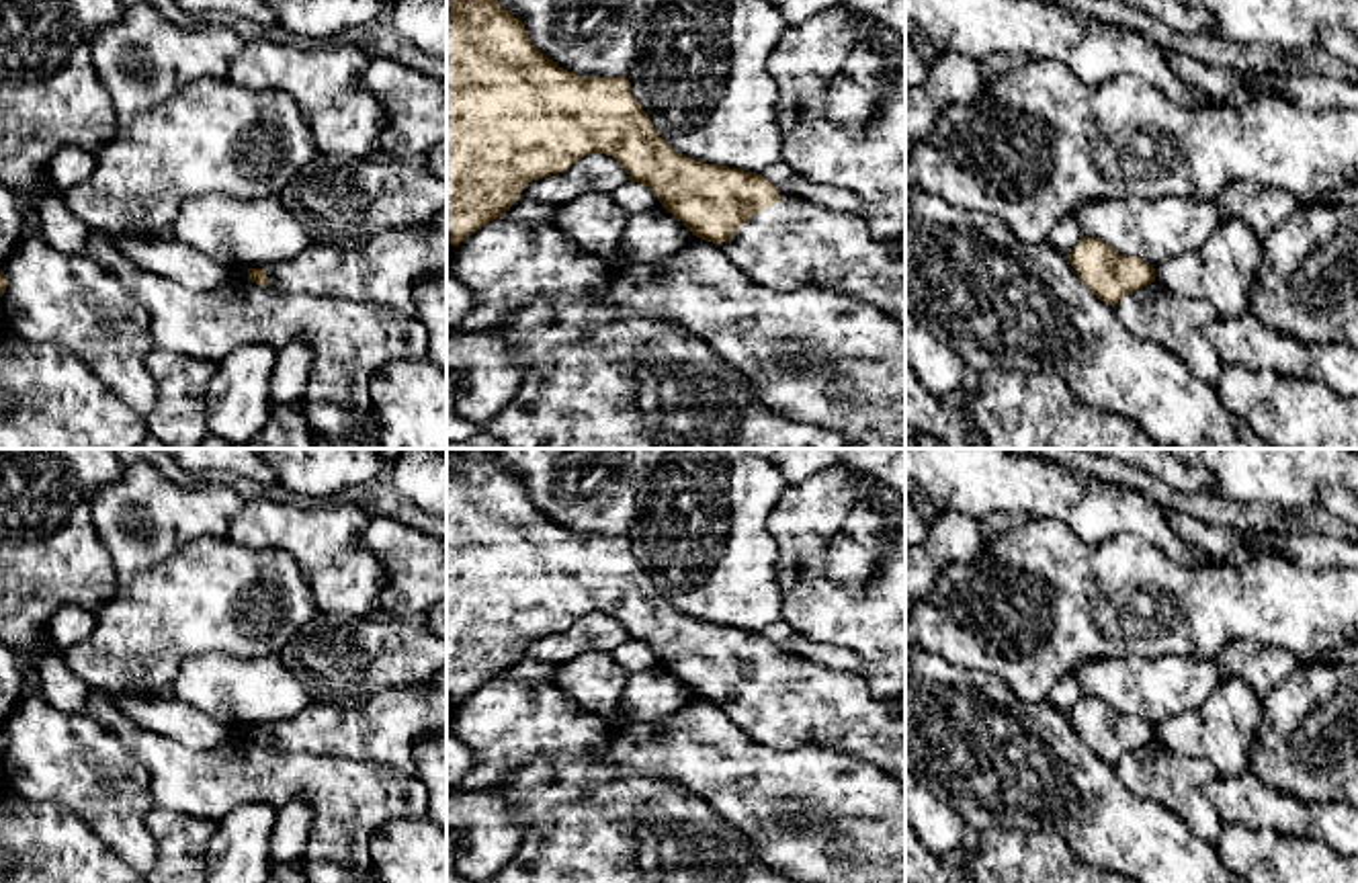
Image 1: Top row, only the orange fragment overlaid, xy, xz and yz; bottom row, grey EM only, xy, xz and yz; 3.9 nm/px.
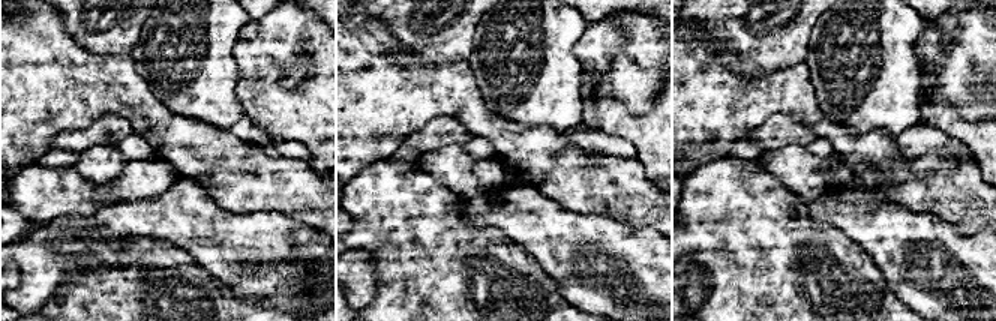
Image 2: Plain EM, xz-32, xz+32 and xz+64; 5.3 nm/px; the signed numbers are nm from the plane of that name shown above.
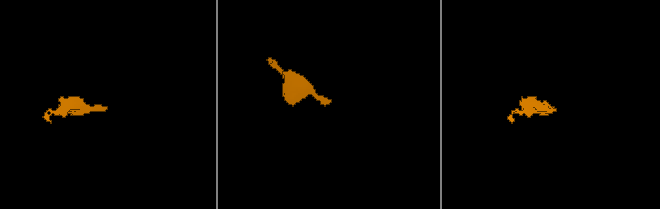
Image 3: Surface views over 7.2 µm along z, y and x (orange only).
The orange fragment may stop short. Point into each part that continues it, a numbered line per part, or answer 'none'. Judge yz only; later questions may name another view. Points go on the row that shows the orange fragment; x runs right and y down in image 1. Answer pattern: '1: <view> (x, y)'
none

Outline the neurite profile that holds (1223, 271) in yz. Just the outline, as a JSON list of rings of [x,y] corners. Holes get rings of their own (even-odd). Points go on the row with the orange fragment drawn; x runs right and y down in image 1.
[[[1223,217],[1198,250],[1157,266],[1155,279],[1176,295],[1206,299],[1221,318],[1237,318],[1247,311],[1262,262],[1251,227]]]

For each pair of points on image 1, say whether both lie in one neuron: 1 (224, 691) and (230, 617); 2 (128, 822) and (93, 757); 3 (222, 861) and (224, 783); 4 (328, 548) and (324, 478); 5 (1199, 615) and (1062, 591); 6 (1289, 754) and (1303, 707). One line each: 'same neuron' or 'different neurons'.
1: different neurons
2: same neuron
3: different neurons
4: different neurons
5: same neuron
6: same neuron

